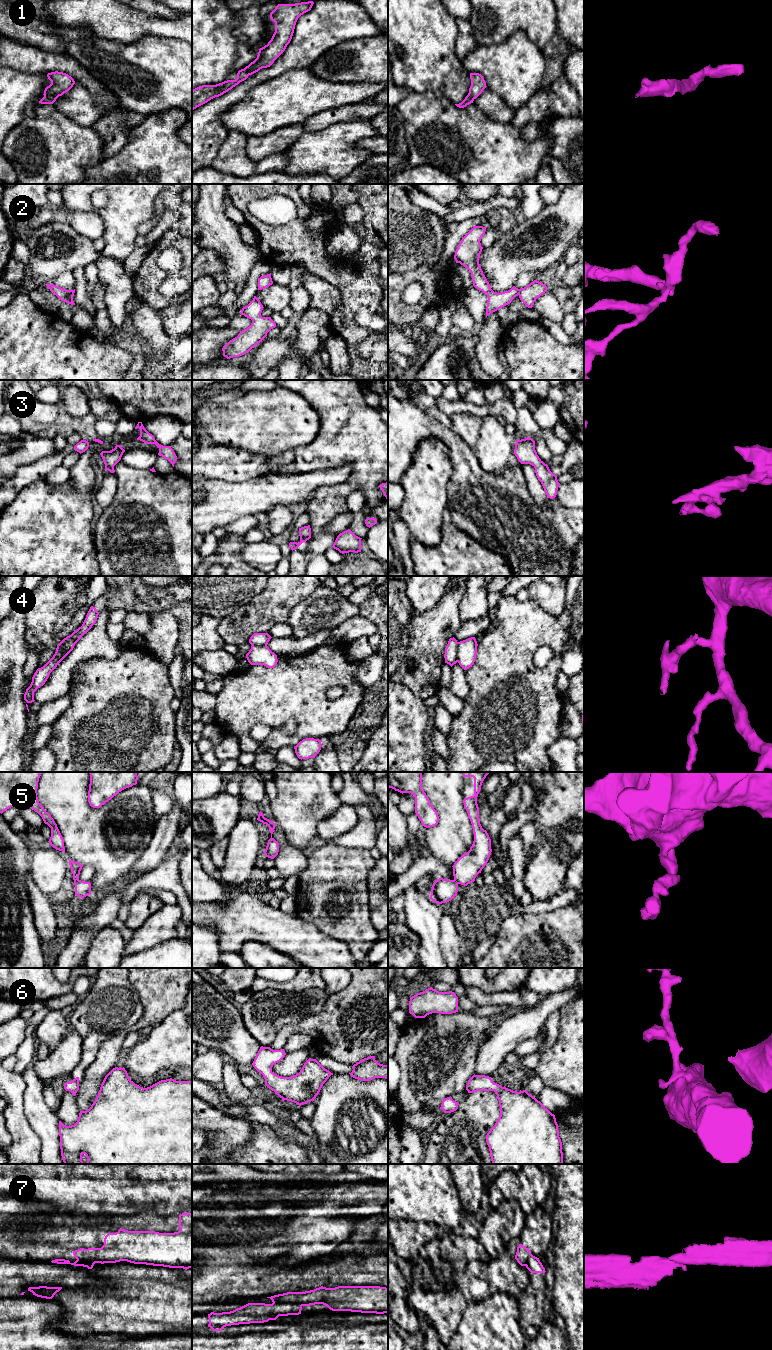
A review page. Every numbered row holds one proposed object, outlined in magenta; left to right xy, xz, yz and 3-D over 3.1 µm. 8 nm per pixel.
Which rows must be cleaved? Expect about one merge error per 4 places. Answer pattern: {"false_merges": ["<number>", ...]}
{"false_merges": ["4", "5", "7"]}

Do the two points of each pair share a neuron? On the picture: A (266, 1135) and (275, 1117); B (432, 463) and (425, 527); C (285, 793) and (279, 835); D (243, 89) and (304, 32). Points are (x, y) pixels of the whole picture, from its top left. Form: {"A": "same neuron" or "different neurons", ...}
{"A": "different neurons", "B": "same neuron", "C": "different neurons", "D": "same neuron"}

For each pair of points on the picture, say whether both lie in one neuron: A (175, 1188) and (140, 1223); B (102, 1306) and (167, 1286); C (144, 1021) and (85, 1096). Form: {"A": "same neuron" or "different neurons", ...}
{"A": "different neurons", "B": "same neuron", "C": "same neuron"}

